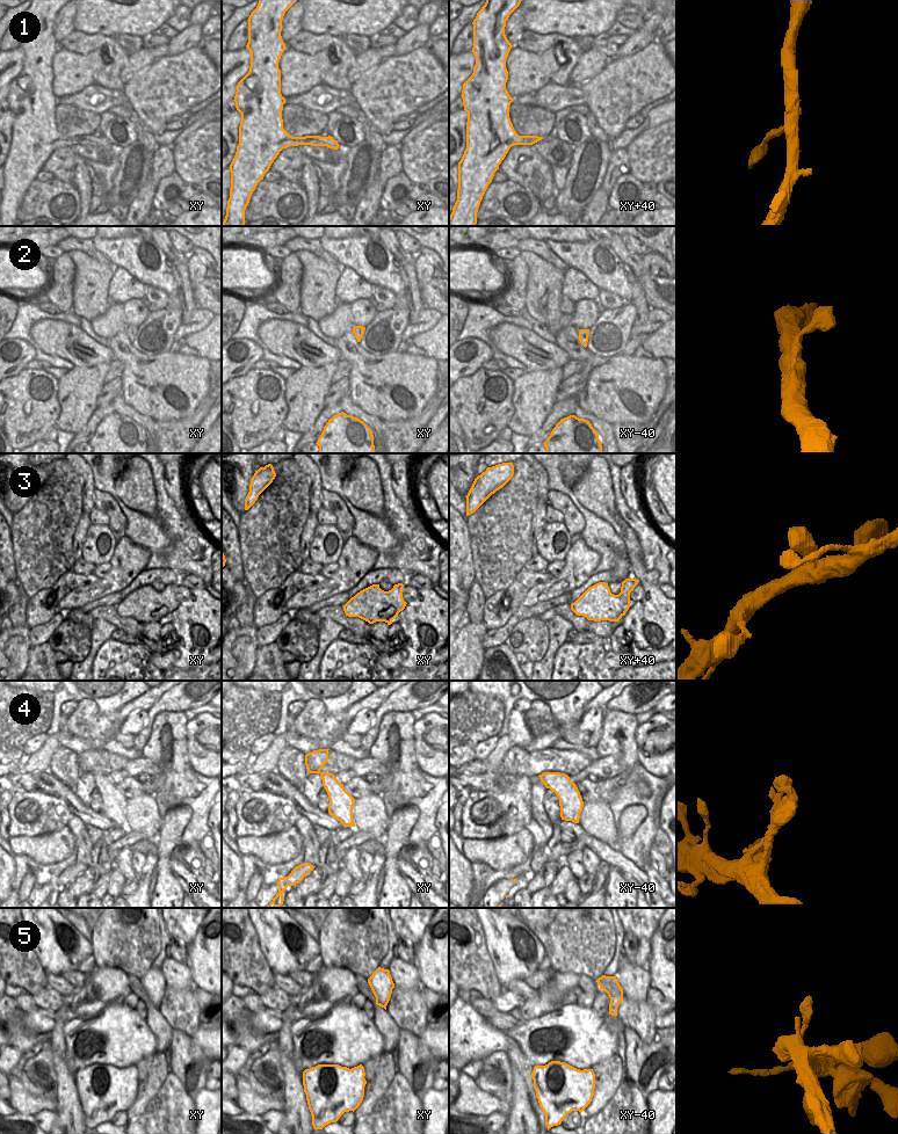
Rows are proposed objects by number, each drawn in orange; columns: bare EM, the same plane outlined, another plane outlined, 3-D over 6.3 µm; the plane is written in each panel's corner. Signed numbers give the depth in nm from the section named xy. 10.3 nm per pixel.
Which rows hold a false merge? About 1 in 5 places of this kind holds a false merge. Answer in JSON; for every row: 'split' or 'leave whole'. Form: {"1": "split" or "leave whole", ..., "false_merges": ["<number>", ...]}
{"1": "leave whole", "2": "leave whole", "3": "leave whole", "4": "leave whole", "5": "leave whole", "false_merges": []}

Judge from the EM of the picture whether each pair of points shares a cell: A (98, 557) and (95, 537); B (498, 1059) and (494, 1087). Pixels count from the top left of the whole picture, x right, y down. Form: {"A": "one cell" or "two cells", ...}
{"A": "one cell", "B": "one cell"}

